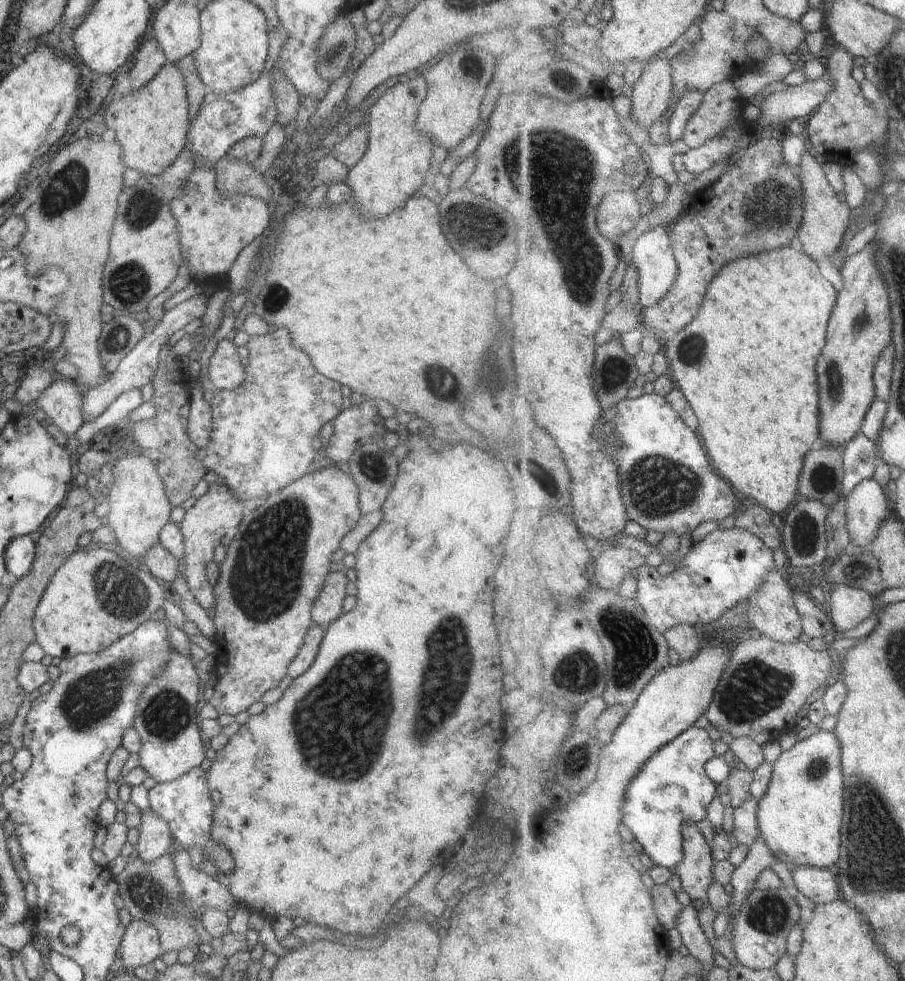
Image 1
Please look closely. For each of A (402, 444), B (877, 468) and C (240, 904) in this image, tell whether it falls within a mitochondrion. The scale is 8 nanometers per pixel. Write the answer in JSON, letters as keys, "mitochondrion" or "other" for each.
{"A":"other","B":"other","C":"other"}

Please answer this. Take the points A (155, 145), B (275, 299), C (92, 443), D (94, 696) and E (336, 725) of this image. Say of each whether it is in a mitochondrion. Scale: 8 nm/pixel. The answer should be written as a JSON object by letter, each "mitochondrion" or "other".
{"A":"other","B":"mitochondrion","C":"other","D":"mitochondrion","E":"mitochondrion"}

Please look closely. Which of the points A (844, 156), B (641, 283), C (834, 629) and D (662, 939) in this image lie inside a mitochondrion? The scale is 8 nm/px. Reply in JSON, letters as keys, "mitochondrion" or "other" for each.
{"A":"other","B":"other","C":"other","D":"other"}

